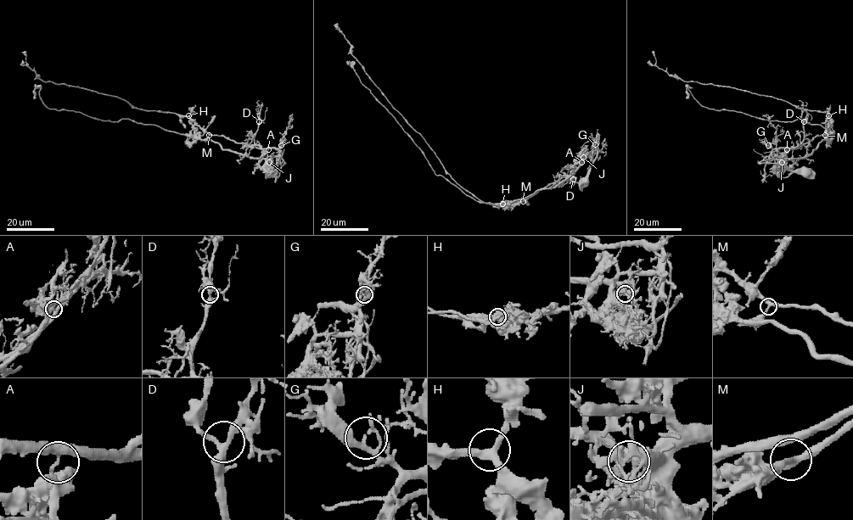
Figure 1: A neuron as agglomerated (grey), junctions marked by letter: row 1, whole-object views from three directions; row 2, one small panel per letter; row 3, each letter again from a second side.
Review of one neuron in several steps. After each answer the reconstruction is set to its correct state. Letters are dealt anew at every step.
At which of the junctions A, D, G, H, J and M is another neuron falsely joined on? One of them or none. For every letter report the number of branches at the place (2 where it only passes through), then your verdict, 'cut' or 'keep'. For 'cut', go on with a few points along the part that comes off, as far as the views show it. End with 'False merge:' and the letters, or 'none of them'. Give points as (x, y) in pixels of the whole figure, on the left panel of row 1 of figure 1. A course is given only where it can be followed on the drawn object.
A: branches 3; cut; course (268, 149), (204, 132), (188, 117), (134, 108), (118, 97), (42, 81), (27, 64), (26, 55), (22, 52)
D: branches 3; keep
G: branches 3; keep
H: branches 3; keep
J: branches 3; keep
M: branches 3; keep
False merge: A

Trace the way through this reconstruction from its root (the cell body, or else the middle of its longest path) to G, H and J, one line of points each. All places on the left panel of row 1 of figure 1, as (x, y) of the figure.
G: (271, 170), (277, 170), (285, 163), (280, 158), (281, 145)
H: (271, 170), (277, 170), (285, 163), (277, 149), (258, 148), (222, 136), (210, 135), (188, 115)
J: (271, 170), (277, 170), (285, 163), (279, 157), (273, 157), (269, 162)

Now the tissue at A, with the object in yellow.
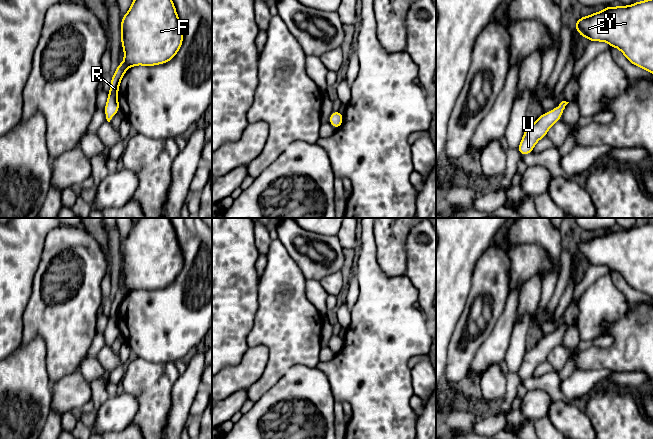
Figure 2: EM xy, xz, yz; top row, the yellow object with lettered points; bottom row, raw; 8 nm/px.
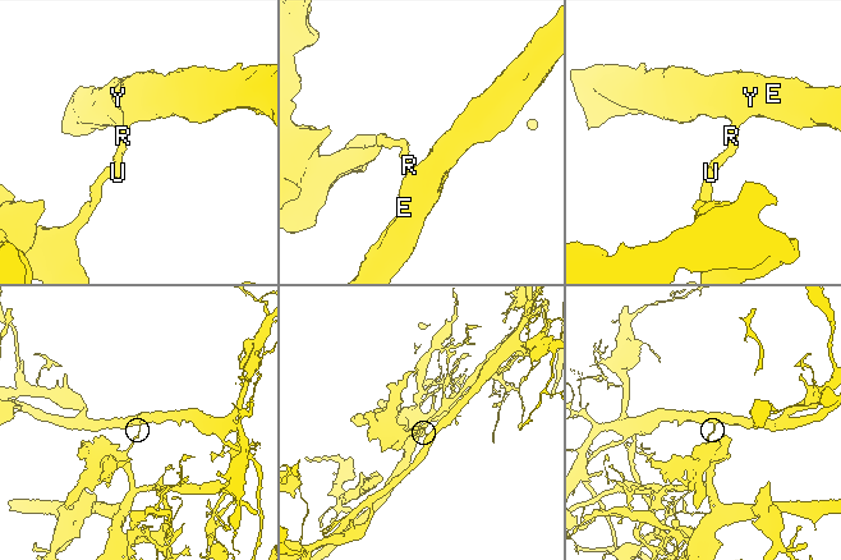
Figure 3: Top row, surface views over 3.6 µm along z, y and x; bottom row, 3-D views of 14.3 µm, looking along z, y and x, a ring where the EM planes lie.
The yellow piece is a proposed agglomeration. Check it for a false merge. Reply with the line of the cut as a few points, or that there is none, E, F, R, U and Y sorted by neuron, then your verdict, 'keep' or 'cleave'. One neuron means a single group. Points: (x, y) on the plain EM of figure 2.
cut in xz along (334, 336), (336, 339), (333, 344), (341, 347); E F R Y / U; cleave

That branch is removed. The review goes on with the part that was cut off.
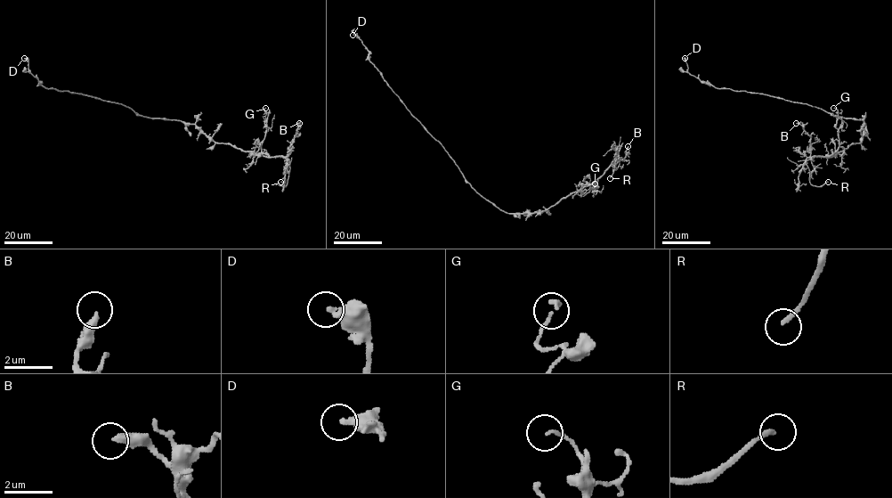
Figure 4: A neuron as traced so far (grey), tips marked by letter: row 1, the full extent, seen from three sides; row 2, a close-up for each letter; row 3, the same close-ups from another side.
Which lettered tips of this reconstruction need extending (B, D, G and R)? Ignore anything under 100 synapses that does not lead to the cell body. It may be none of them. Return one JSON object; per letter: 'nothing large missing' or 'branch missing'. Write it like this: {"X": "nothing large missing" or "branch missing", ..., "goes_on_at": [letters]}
{"B": "nothing large missing", "D": "nothing large missing", "G": "nothing large missing", "R": "branch missing", "goes_on_at": ["R"]}

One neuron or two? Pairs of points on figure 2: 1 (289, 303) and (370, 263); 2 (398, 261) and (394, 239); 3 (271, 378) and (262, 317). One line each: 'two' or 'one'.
1: two
2: one
3: one

